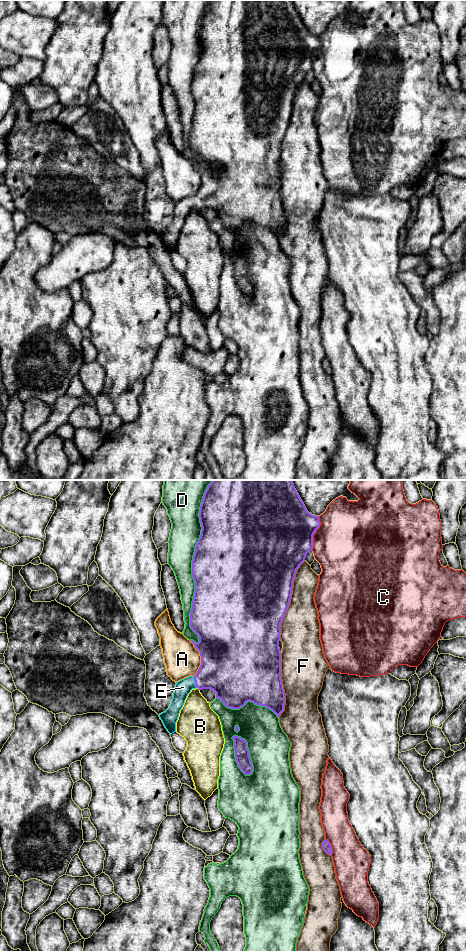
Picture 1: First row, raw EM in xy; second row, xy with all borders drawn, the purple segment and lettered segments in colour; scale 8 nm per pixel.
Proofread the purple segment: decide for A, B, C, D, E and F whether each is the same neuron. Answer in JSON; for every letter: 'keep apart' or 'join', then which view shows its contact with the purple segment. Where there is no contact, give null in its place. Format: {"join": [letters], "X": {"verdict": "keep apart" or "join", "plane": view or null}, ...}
{"join": ["E"], "A": {"verdict": "keep apart", "plane": "xy"}, "B": {"verdict": "keep apart", "plane": "xy"}, "C": {"verdict": "keep apart", "plane": "xy"}, "D": {"verdict": "keep apart", "plane": "xy"}, "E": {"verdict": "join", "plane": "xy"}, "F": {"verdict": "keep apart", "plane": "xy"}}

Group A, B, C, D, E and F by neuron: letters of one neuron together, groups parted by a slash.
A / B / C / D / E / F

